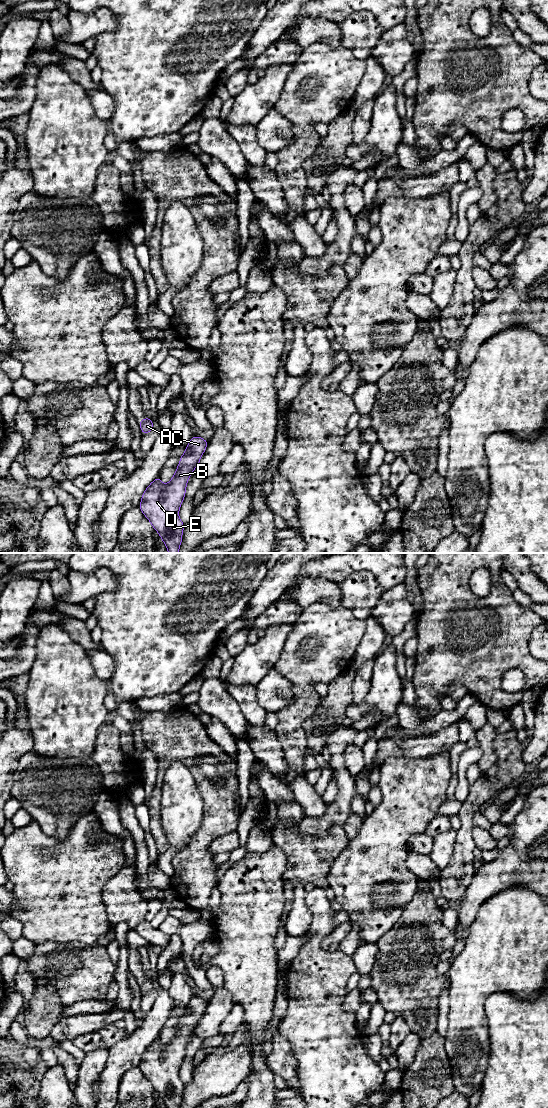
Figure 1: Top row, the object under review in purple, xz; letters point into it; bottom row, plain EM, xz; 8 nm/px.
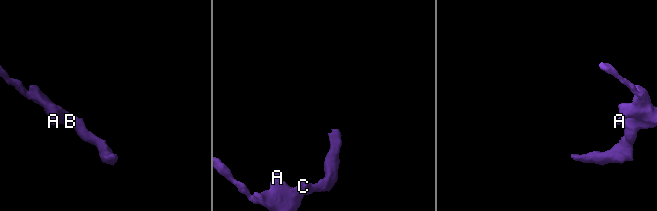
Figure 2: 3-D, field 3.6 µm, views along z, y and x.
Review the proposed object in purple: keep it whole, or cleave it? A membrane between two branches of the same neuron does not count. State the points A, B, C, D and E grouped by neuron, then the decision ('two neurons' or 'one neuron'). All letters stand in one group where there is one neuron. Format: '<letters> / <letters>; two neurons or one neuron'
A B C D E; one neuron

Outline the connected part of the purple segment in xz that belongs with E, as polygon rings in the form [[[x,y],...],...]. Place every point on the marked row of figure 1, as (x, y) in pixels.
[[[192,437],[170,482],[163,484],[158,476],[142,494],[138,507],[158,532],[169,553],[179,552],[185,527],[179,518],[179,509],[189,477],[199,464],[207,445],[208,440]]]

